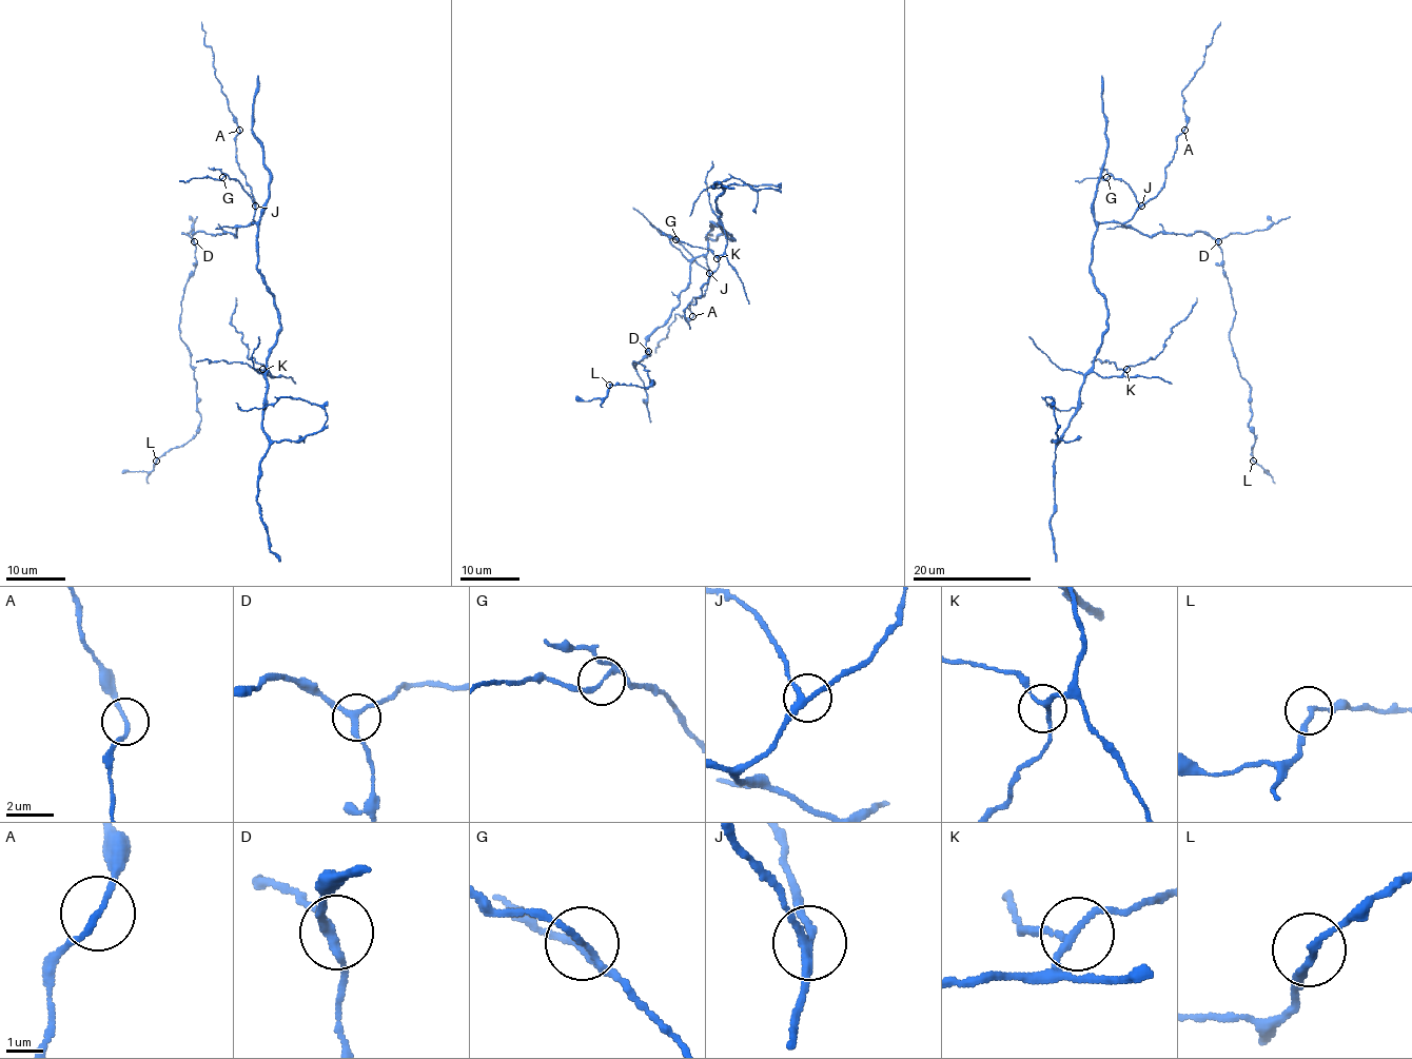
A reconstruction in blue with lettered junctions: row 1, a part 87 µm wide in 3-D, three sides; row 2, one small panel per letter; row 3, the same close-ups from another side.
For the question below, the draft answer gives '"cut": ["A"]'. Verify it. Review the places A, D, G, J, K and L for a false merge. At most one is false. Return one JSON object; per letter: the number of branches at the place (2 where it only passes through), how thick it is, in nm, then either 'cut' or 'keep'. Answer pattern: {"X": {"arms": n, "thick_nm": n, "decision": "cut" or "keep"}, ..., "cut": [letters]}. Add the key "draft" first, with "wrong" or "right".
{"draft": "wrong", "A": {"arms": 2, "thick_nm": 150, "decision": "keep"}, "D": {"arms": 3, "thick_nm": 220, "decision": "keep"}, "G": {"arms": 3, "thick_nm": 120, "decision": "keep"}, "J": {"arms": 3, "thick_nm": 200, "decision": "keep"}, "K": {"arms": 3, "thick_nm": 180, "decision": "keep"}, "L": {"arms": 2, "thick_nm": 160, "decision": "keep"}, "cut": []}

